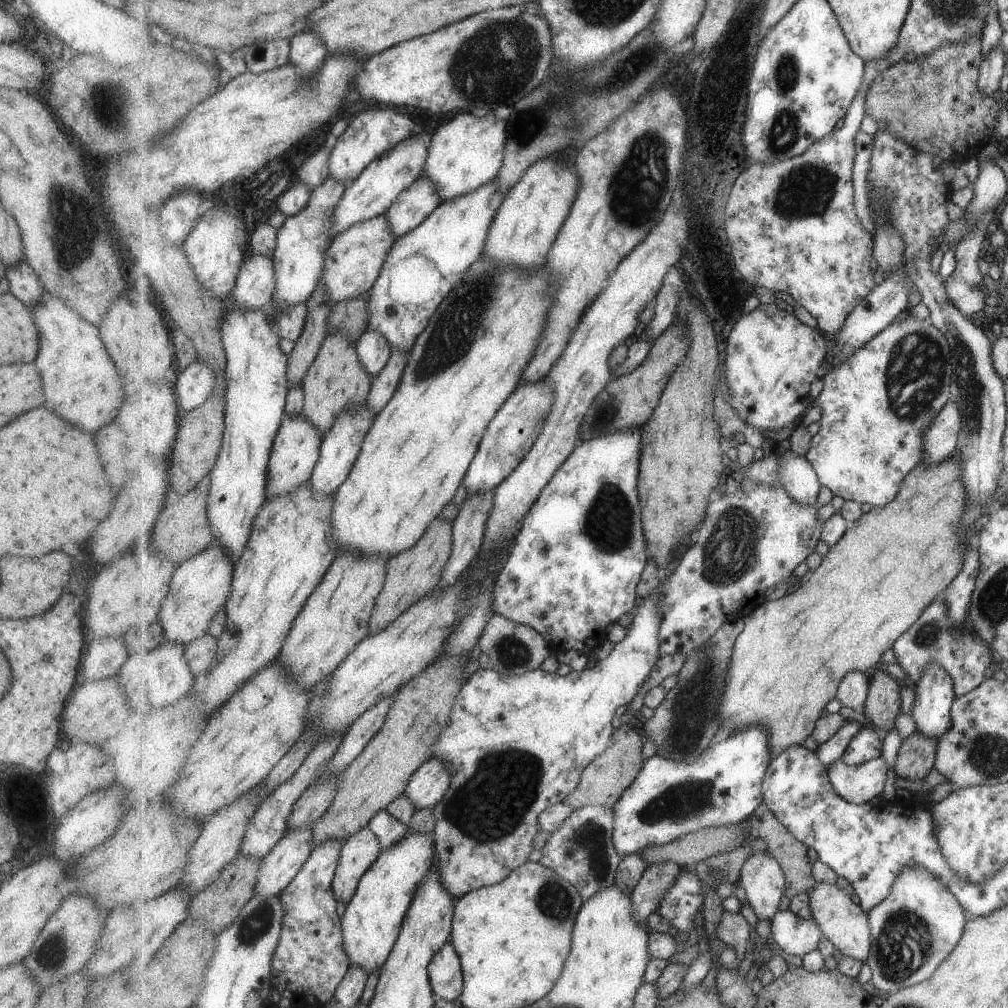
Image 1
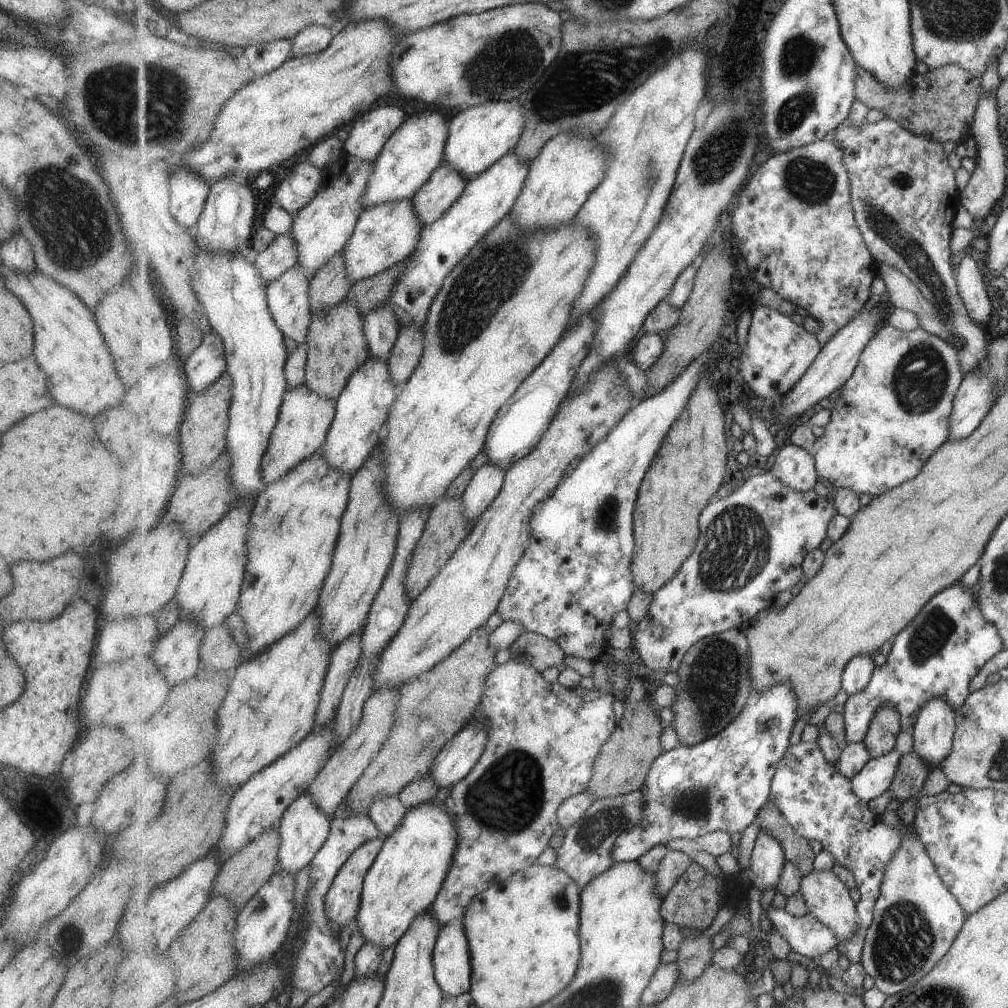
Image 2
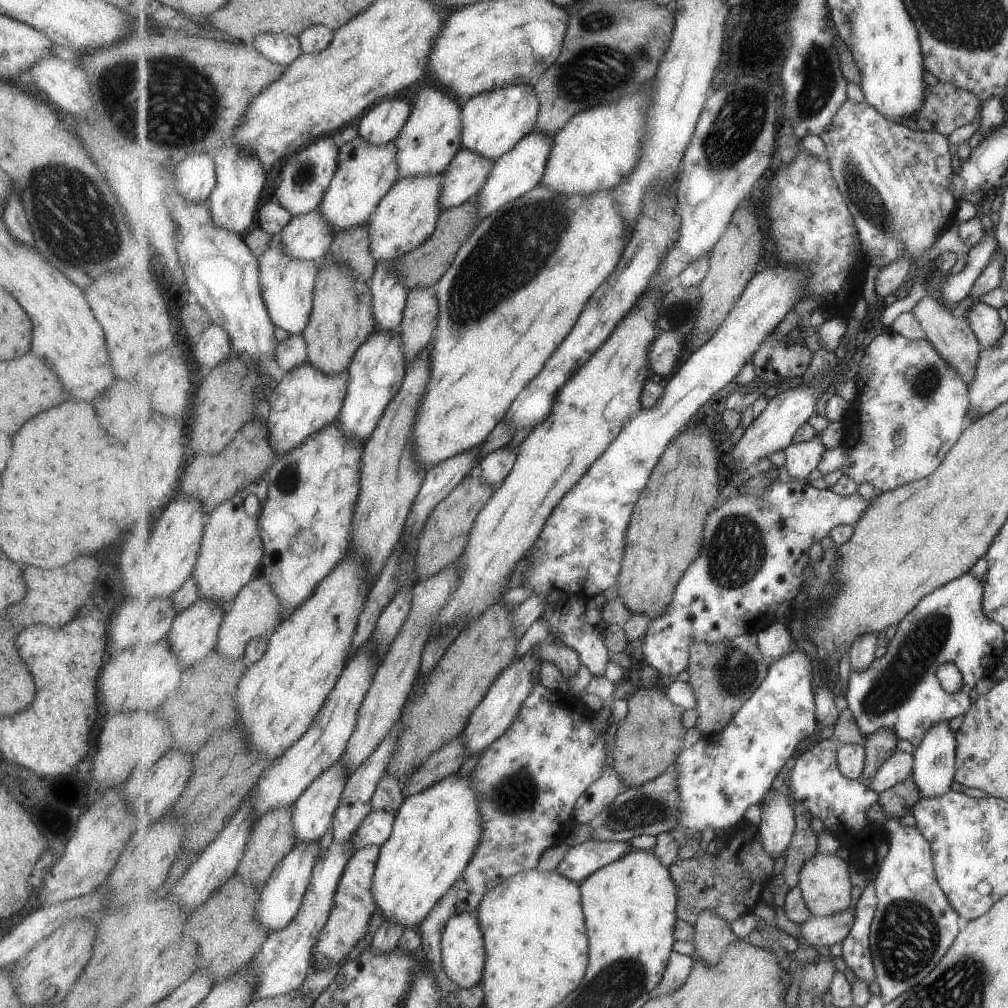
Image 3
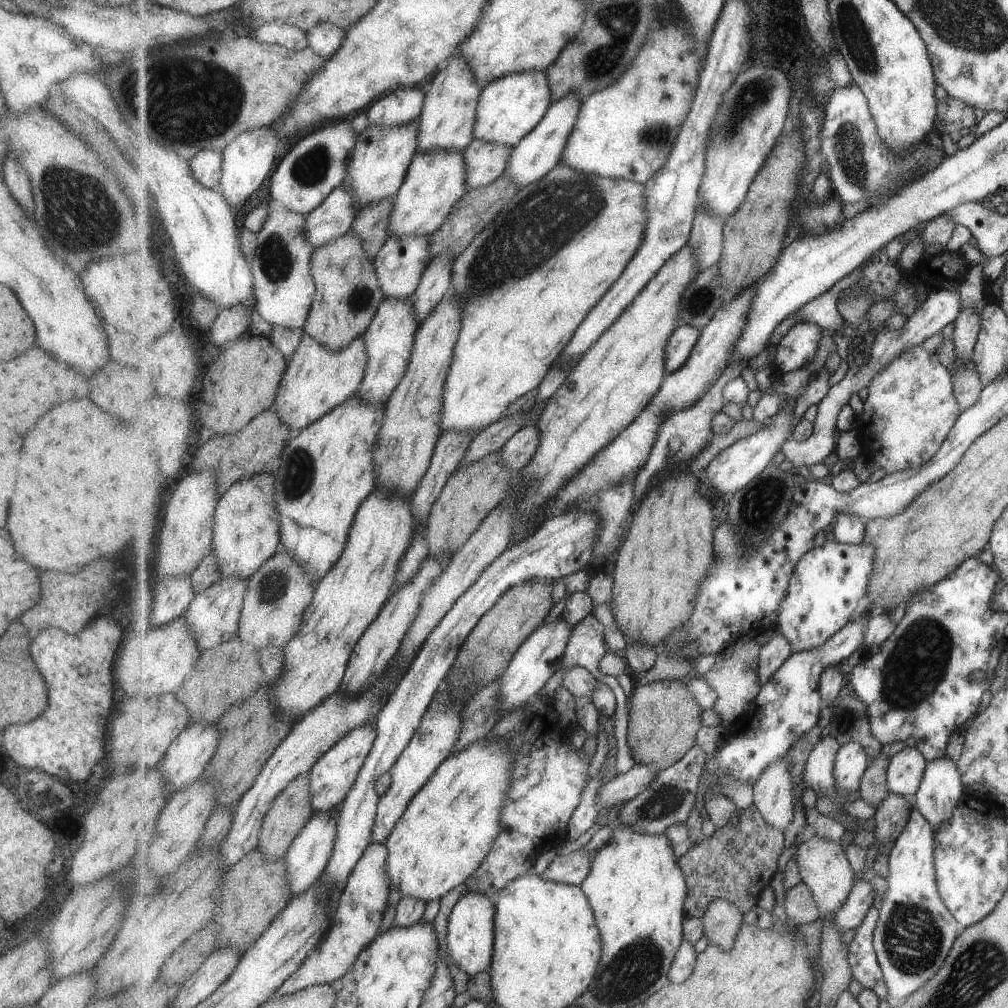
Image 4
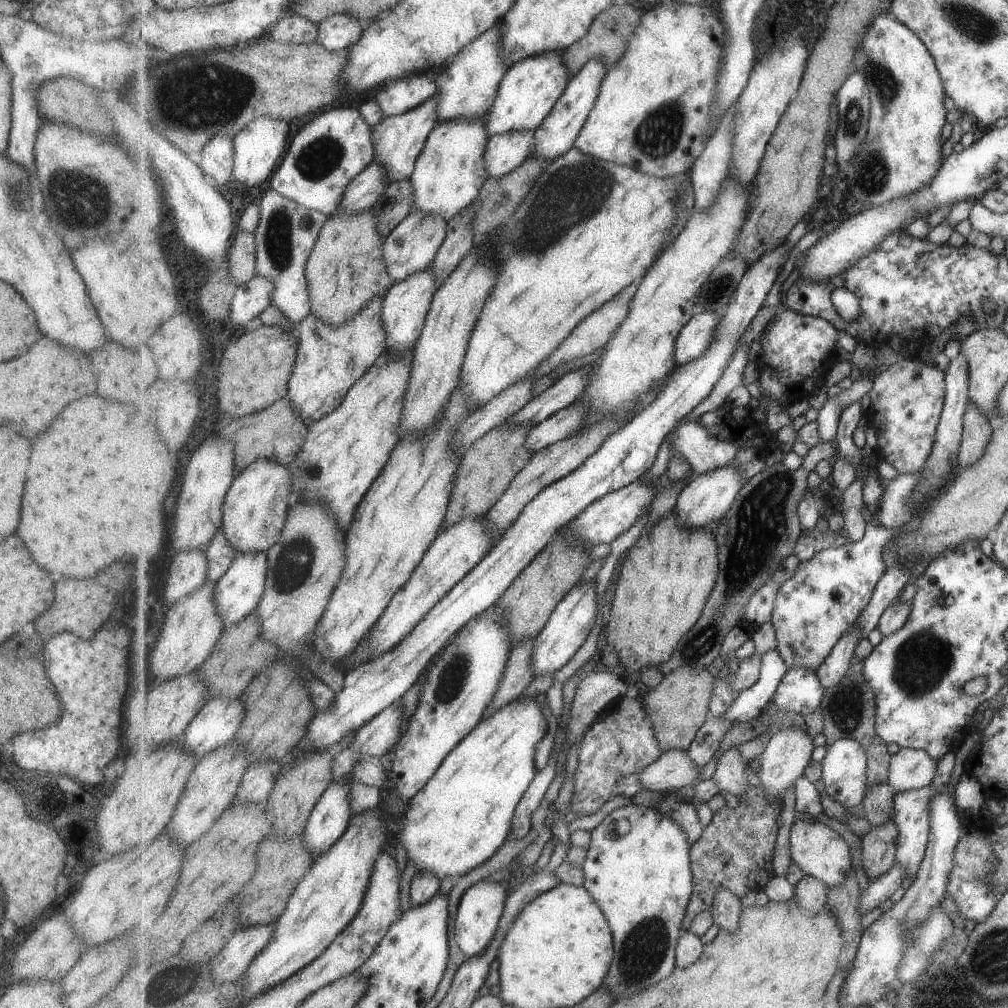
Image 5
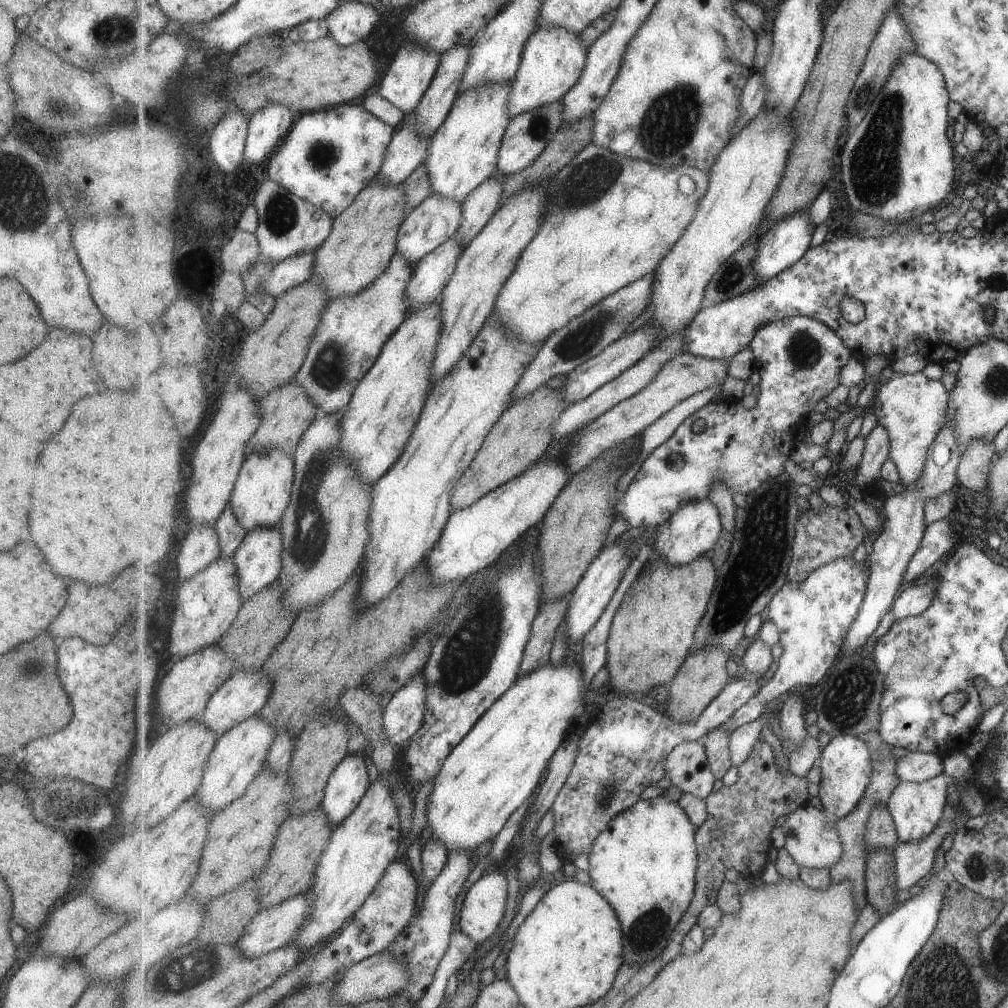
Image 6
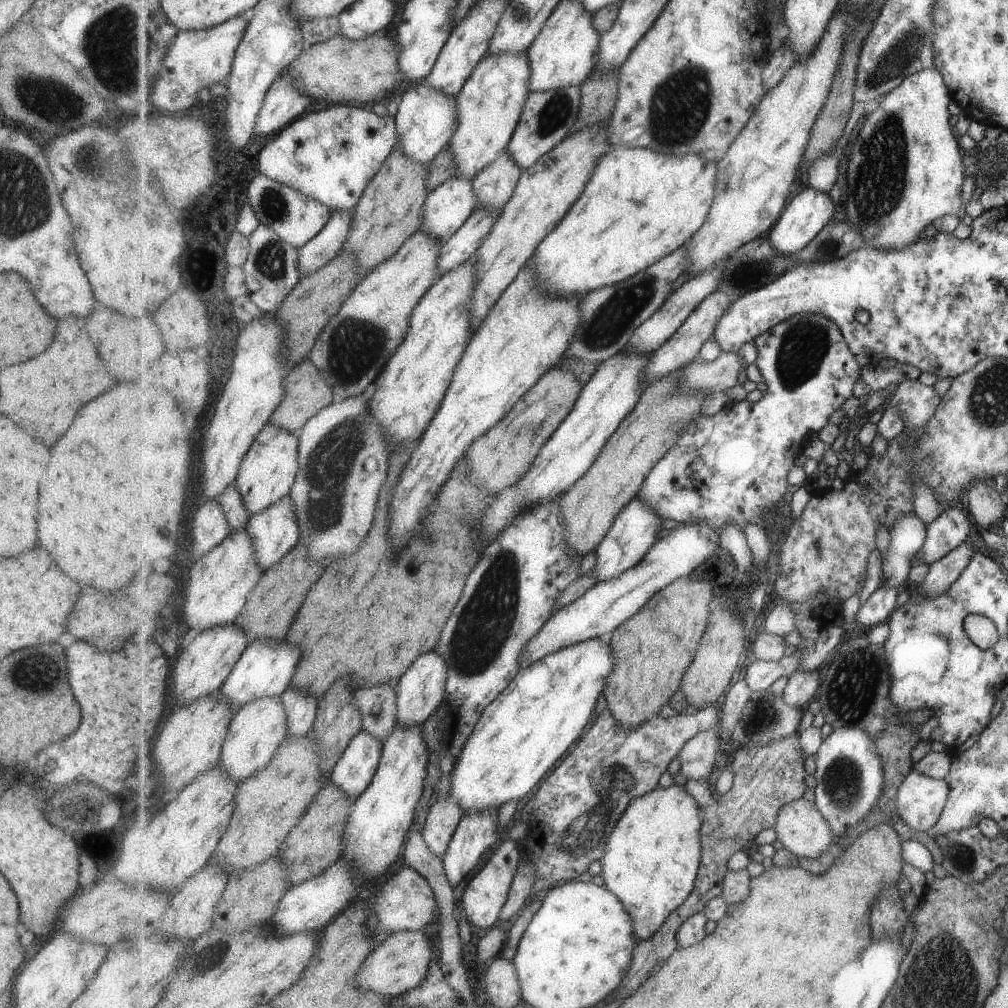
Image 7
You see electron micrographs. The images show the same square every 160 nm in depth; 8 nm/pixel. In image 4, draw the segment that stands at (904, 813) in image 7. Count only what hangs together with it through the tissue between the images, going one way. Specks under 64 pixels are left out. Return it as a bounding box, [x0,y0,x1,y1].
[873,808,961,1004]

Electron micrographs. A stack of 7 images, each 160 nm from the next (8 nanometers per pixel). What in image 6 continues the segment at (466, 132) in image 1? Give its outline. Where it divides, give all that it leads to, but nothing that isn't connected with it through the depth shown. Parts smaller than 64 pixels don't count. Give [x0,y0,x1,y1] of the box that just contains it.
[508,25,589,118]

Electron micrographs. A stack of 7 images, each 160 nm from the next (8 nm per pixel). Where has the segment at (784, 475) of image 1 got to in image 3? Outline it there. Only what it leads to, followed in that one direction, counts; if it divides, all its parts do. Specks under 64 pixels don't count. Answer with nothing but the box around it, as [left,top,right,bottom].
[785,434,825,481]

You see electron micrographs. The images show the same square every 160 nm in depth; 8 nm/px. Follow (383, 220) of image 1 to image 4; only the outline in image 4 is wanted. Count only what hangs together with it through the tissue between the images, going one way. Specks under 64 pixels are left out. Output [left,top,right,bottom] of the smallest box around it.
[389,152,467,236]

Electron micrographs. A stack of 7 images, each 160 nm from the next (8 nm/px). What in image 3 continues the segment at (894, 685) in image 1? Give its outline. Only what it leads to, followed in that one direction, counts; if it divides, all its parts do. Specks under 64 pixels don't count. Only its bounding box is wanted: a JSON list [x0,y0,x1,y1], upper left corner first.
[864,730,899,780]

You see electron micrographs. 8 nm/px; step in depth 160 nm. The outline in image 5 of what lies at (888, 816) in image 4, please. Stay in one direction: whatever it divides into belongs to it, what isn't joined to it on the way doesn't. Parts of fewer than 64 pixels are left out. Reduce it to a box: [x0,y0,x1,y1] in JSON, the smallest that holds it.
[860,818,899,881]

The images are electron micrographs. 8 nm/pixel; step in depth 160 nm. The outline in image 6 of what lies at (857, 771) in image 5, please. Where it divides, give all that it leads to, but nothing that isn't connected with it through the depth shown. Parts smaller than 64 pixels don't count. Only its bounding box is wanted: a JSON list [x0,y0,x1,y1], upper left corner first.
[819,735,873,820]

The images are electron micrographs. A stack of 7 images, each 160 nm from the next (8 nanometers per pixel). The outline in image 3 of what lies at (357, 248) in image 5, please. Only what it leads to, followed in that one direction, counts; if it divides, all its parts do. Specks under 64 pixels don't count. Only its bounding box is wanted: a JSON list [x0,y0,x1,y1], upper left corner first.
[303,261,376,375]

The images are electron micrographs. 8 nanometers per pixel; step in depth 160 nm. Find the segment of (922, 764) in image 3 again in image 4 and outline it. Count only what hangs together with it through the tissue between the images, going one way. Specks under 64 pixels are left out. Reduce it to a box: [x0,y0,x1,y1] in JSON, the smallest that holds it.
[913,755,963,831]

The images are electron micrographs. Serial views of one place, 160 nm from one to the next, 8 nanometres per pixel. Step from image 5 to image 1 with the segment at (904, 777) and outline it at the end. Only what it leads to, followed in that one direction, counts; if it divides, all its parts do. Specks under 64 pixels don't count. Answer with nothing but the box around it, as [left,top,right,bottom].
[828,756,889,805]

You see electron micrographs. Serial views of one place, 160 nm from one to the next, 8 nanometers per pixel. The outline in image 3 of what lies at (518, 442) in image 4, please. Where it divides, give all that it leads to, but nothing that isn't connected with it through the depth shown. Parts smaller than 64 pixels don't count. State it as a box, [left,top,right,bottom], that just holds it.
[478,447,518,488]

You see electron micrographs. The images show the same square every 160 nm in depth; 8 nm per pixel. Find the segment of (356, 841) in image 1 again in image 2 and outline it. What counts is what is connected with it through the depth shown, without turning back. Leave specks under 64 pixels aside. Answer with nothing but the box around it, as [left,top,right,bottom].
[327,838,384,928]

